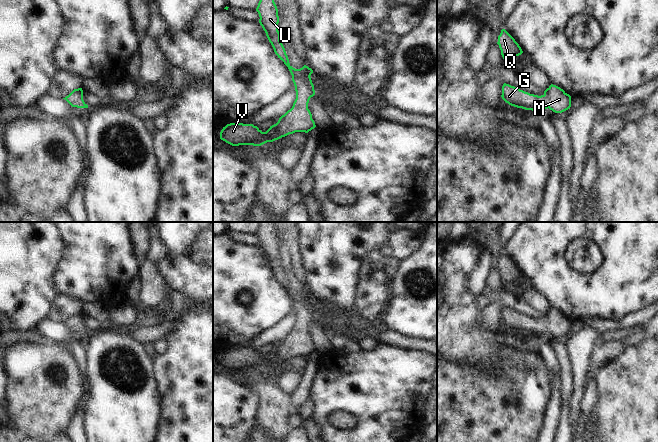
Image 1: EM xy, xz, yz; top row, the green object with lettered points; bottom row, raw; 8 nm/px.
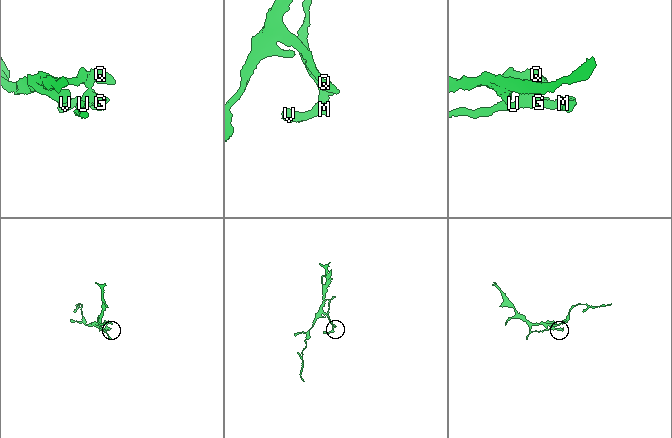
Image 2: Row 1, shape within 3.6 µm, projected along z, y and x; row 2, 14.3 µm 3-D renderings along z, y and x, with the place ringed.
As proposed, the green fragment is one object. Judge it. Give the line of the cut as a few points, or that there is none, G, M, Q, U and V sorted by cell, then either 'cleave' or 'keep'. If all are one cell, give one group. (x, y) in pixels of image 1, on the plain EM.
no cut | G M Q U V | keep

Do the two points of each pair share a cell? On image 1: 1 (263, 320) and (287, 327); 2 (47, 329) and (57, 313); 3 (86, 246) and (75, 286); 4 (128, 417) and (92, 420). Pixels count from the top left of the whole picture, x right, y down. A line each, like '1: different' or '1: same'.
1: different
2: different
3: same
4: same

